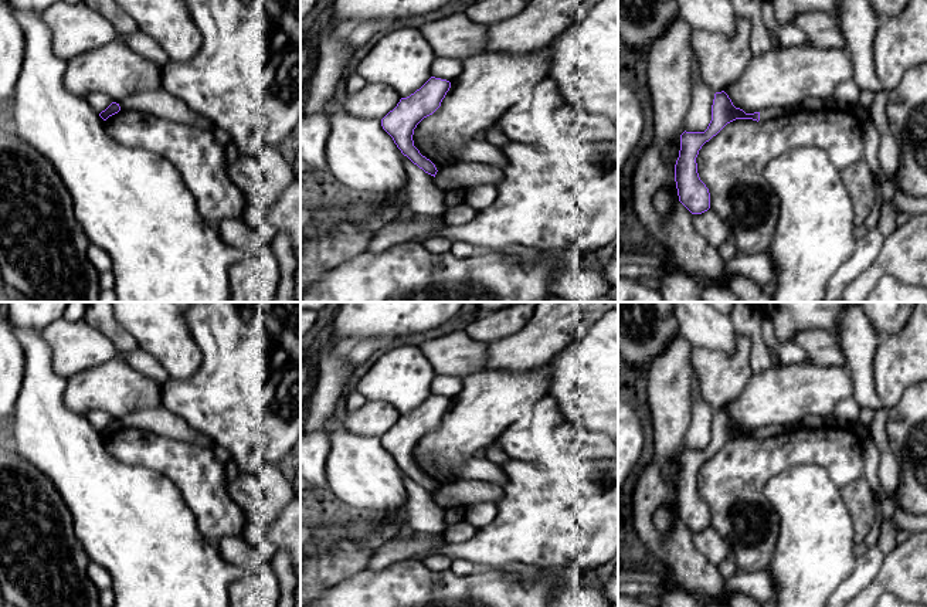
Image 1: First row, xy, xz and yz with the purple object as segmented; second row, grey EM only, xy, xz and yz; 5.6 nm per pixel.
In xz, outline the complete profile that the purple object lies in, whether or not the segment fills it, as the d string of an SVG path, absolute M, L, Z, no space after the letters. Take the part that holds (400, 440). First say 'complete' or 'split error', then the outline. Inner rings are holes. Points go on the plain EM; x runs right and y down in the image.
complete; M431 394L414 411L401 416L397 424L381 437L383 447L393 455L401 471L434 495L438 488L435 482L414 464L412 452L417 442L441 424L449 406L449 399Z

